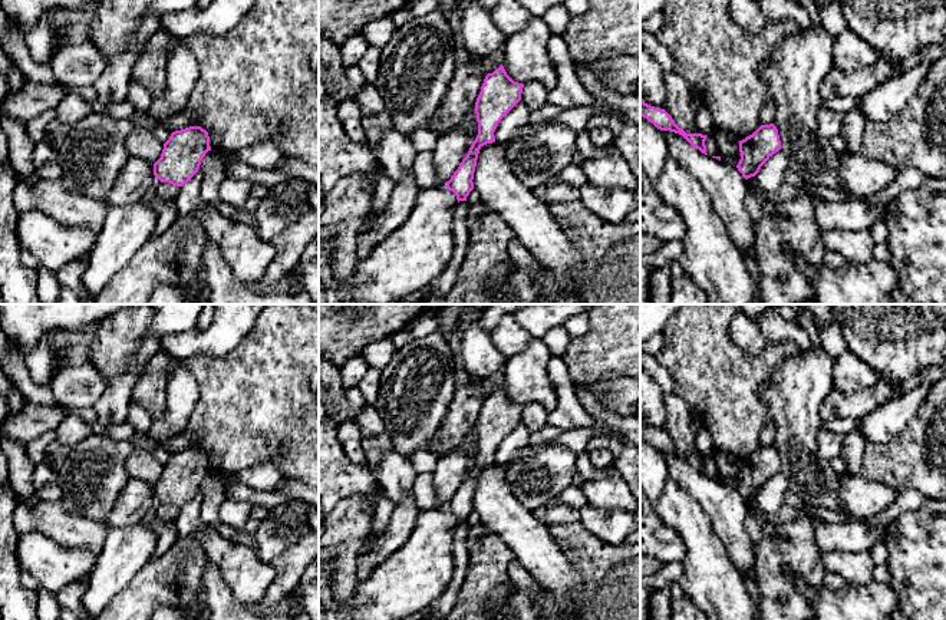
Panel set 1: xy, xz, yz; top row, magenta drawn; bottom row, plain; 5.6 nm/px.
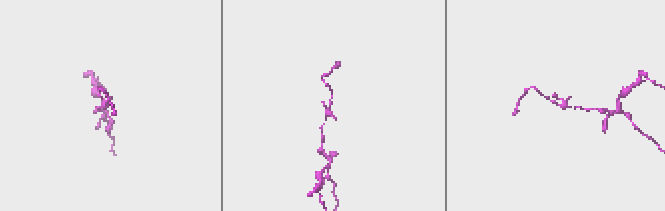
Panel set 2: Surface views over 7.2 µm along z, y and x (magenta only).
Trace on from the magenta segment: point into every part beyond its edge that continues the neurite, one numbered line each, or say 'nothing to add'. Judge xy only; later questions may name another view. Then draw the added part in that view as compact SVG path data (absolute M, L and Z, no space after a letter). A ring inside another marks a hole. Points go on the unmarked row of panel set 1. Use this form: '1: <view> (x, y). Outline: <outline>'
nothing to add

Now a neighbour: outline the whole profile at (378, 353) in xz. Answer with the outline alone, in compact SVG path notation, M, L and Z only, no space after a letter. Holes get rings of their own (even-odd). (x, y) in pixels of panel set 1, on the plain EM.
M386 337L366 344L362 350L362 356L370 369L378 369L382 372L390 362L395 352L396 347L392 337Z

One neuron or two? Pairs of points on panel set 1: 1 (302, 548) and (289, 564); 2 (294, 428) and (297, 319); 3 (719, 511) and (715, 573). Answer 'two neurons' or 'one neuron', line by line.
1: one neuron
2: one neuron
3: two neurons

